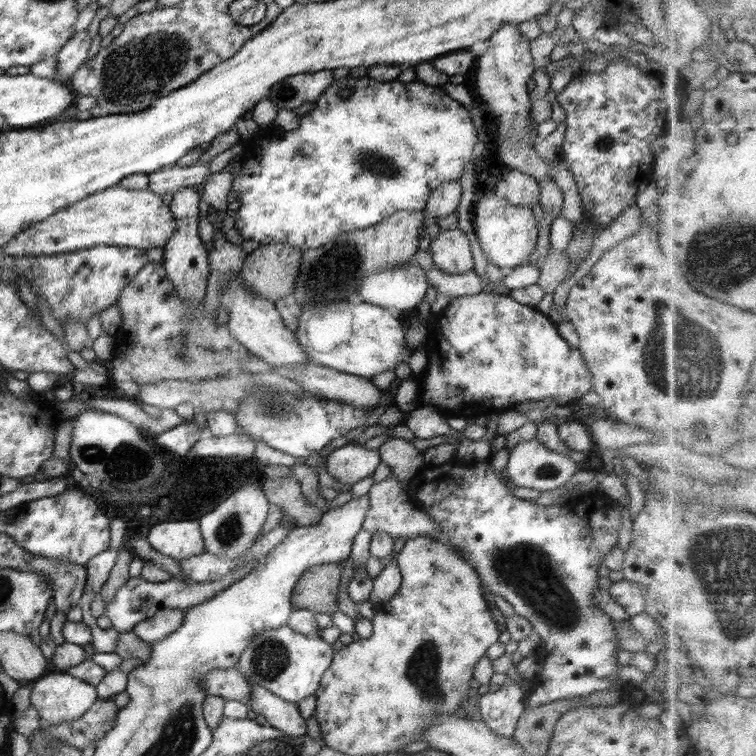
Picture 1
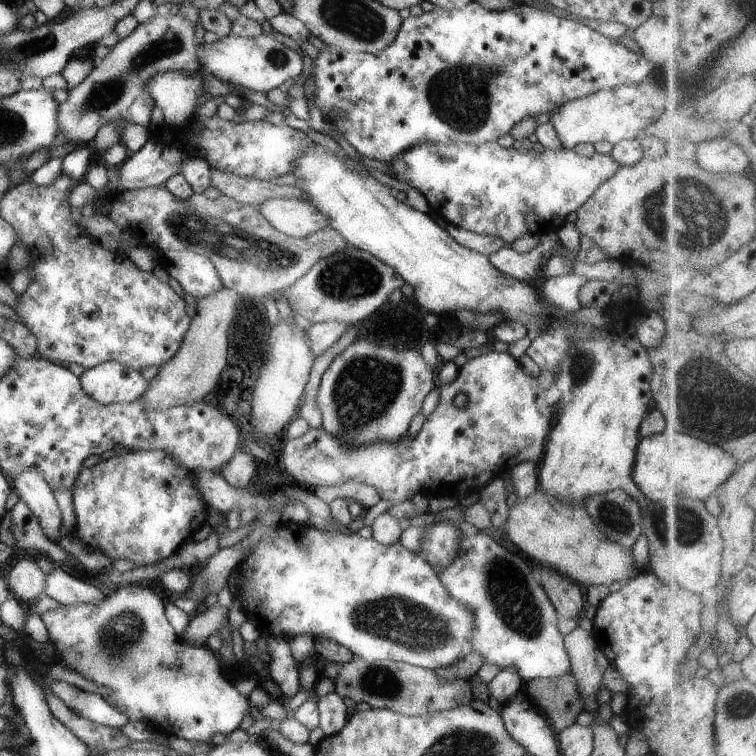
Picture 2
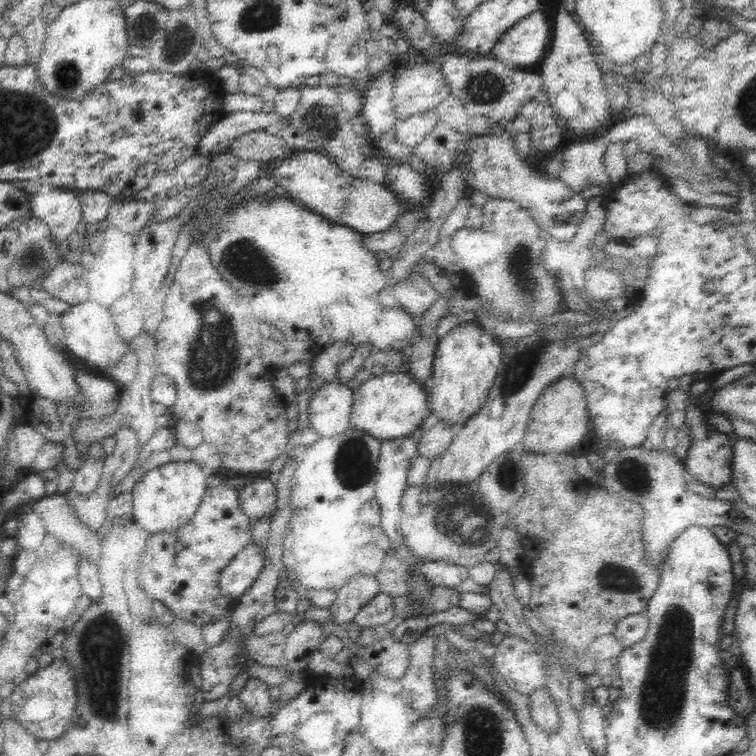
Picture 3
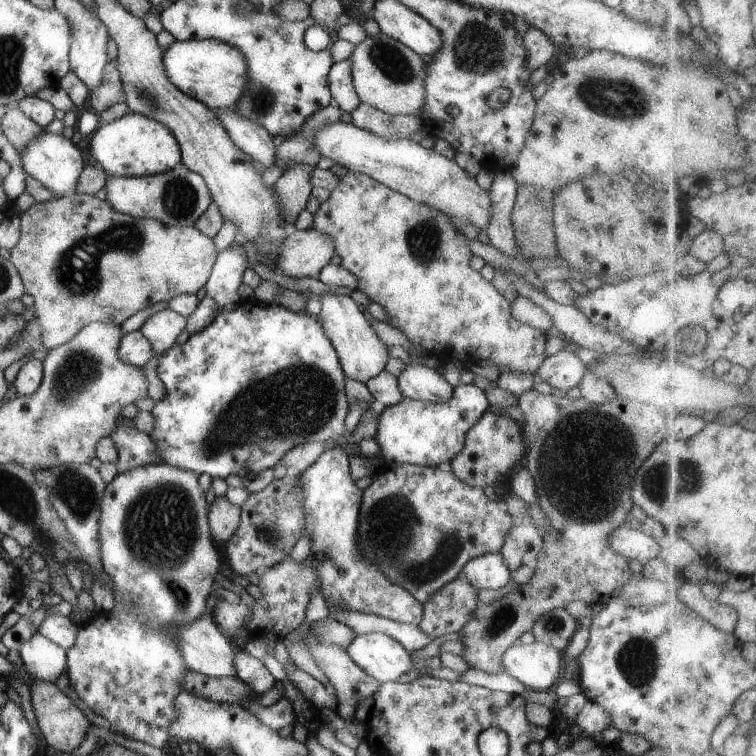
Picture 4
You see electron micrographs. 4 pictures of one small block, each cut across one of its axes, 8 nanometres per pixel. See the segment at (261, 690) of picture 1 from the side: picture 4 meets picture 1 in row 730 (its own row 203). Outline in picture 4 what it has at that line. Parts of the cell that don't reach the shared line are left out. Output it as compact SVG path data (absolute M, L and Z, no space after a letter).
M304 163L288 167L274 184L281 202L284 228L294 224L300 212L305 209L313 189L311 176L315 168Z

